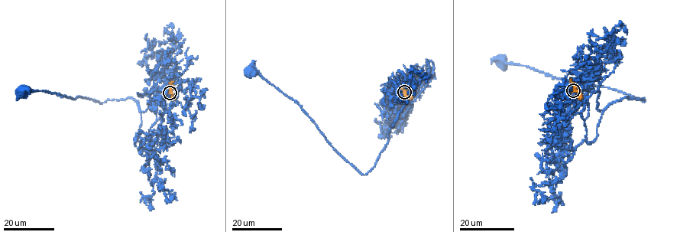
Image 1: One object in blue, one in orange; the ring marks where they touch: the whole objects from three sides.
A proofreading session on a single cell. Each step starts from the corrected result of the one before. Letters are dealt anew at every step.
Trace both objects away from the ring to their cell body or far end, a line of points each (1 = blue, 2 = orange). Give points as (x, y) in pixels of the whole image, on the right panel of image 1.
1: (573, 90), (589, 97), (598, 91), (599, 110), (625, 97), (644, 100), (607, 87), (554, 78), (501, 59)
2: (573, 90), (580, 92), (580, 99)

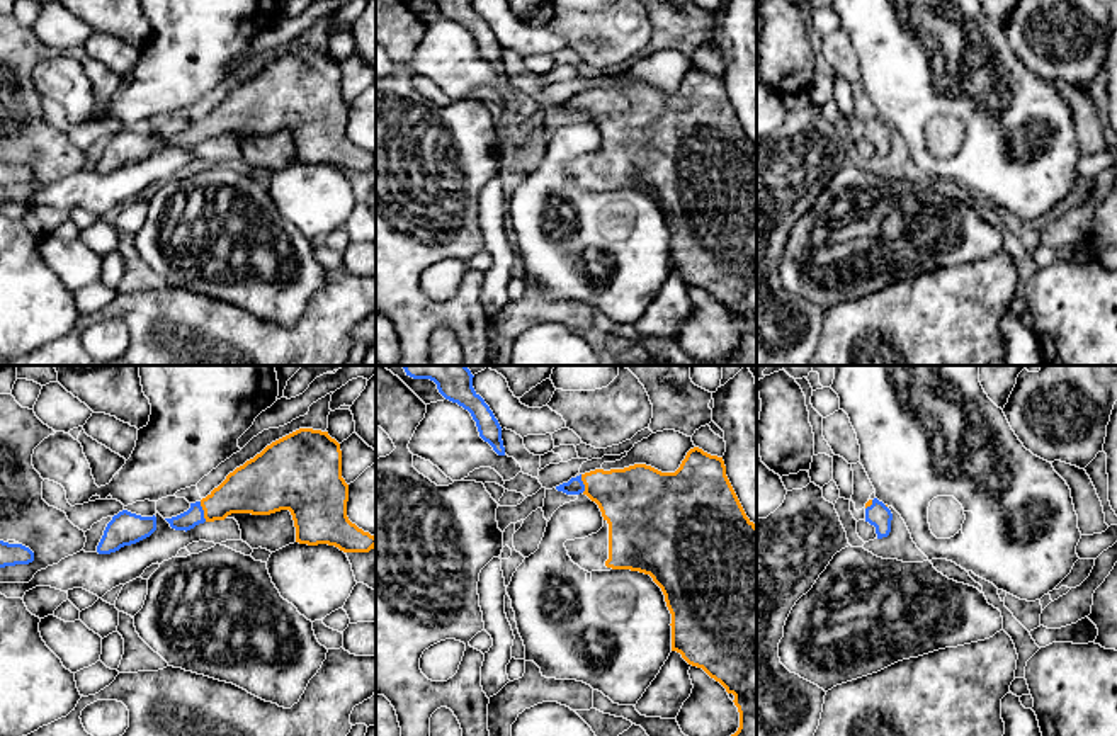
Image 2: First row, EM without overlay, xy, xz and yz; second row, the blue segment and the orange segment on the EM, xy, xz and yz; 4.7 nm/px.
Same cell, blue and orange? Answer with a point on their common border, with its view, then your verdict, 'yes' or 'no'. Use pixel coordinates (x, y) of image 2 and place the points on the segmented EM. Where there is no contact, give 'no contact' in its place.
meets blue in xy at (203, 512); yes

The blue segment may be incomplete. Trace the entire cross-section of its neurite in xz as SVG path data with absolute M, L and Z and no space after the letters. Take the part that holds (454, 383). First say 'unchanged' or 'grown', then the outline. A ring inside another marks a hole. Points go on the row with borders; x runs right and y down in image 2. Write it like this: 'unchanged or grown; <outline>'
unchanged; M403 365L413 379L430 379L439 393L468 410L476 422L479 437L488 442L498 456L505 456L502 427L490 406L473 388L473 374L466 365Z

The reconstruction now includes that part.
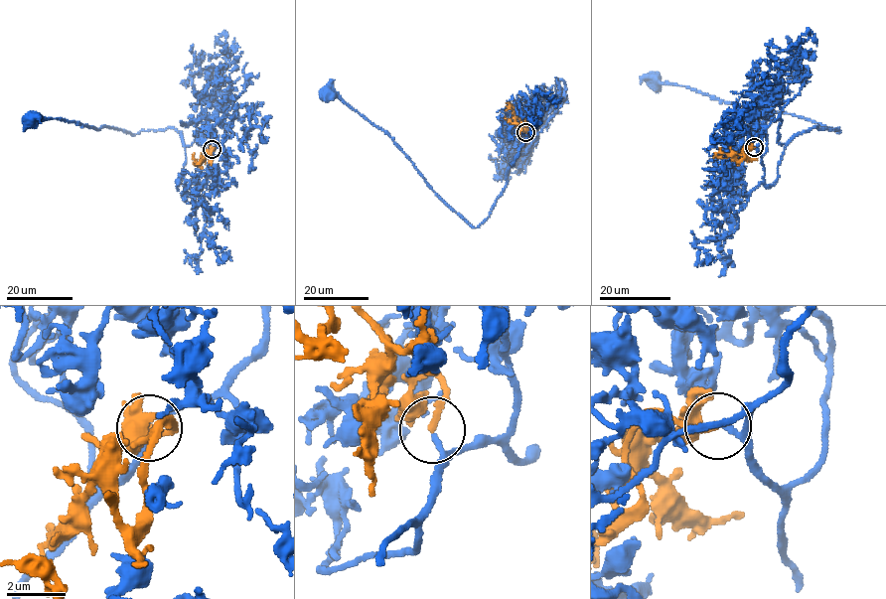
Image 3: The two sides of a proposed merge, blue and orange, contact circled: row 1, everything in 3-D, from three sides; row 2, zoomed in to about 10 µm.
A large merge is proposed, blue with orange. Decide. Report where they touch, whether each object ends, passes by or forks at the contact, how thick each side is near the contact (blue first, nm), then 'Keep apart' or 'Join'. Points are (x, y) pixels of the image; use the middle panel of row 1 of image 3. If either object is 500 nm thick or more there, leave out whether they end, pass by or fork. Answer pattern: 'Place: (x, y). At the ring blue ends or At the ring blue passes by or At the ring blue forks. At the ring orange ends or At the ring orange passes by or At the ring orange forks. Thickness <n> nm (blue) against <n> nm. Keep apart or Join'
Place: (525, 132). At the ring blue passes by. At the ring orange ends. Thickness 130 nm (blue) against 200 nm. Join

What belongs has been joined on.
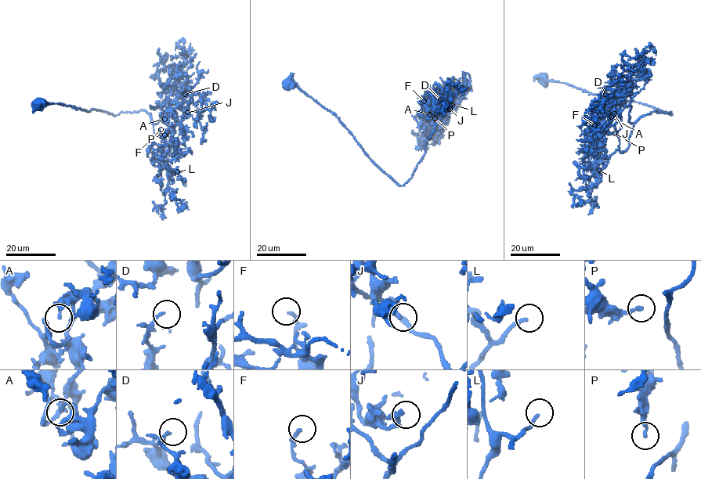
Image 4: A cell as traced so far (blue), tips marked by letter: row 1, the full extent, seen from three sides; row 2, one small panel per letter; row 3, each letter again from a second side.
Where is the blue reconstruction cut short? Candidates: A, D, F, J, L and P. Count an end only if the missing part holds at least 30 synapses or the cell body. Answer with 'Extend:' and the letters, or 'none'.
Extend: A, L

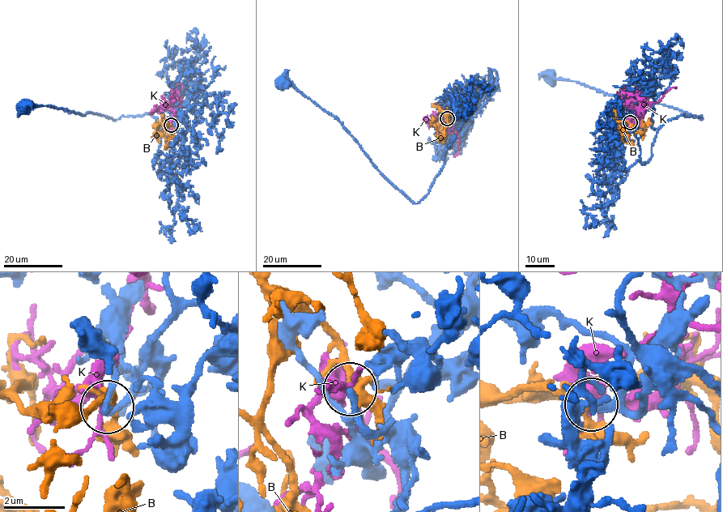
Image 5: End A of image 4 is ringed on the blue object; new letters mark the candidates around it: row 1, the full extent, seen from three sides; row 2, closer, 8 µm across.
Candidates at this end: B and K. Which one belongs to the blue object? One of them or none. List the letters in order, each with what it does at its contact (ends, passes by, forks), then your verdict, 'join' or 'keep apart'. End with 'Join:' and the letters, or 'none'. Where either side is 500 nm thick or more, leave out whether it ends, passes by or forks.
B: it forks there; join
K: it forks there; keep apart
Join: B

